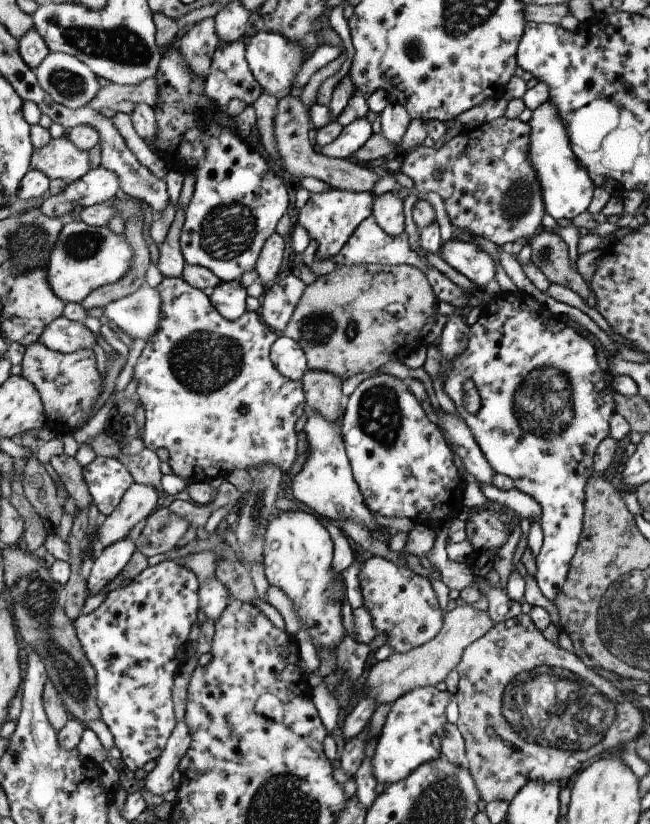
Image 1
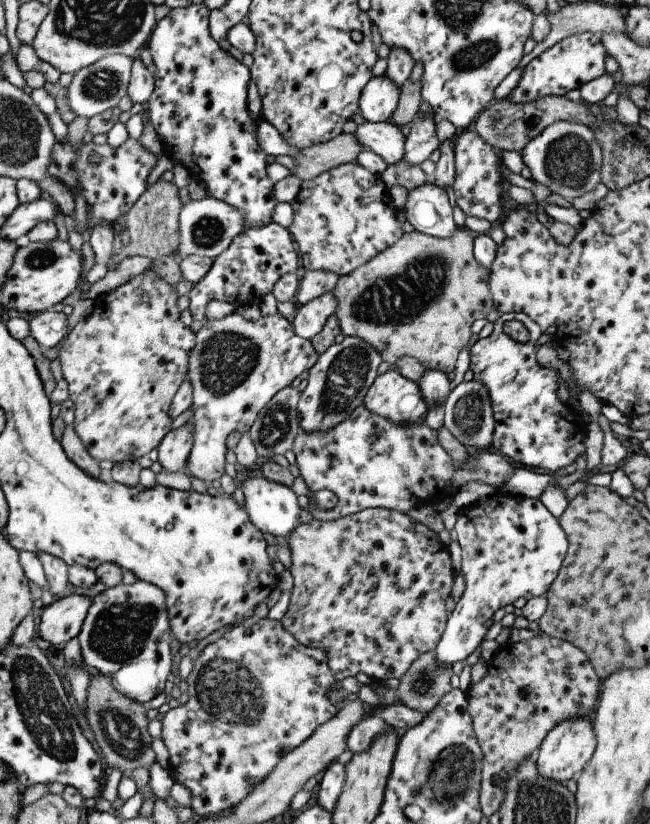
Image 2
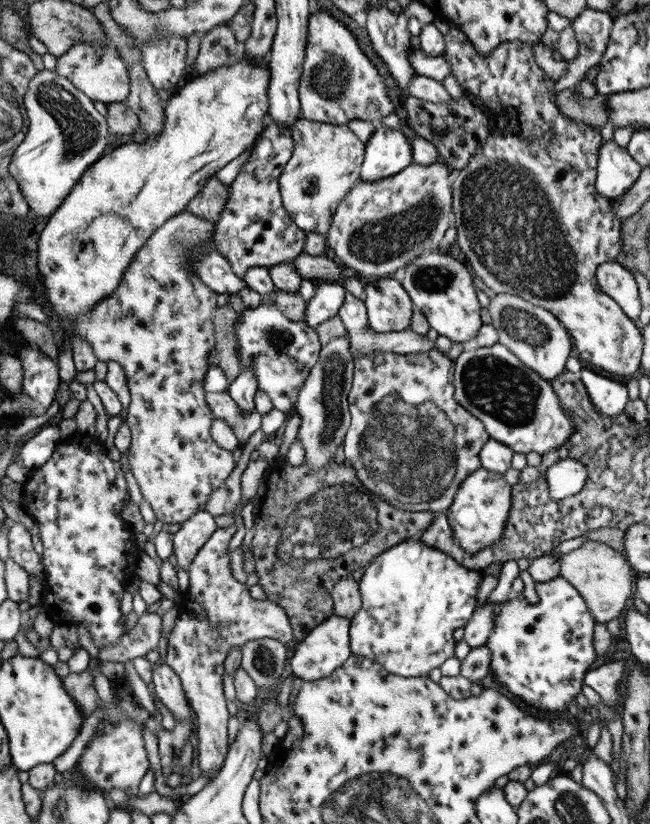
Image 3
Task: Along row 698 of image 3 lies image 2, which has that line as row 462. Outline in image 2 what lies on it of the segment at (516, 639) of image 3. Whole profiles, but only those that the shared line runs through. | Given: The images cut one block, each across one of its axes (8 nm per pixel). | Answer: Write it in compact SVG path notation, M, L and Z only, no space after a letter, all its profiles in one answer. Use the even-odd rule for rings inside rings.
M503 313L494 323L493 332L487 338L474 337L468 347L471 358L469 376L485 384L493 406L495 418L491 446L512 462L529 469L555 473L570 466L585 452L587 423L568 403L559 400L558 374L553 366L542 368L536 361L536 341L541 328L524 313ZM506 320L519 320L528 329L530 339L526 343L514 341L502 328Z

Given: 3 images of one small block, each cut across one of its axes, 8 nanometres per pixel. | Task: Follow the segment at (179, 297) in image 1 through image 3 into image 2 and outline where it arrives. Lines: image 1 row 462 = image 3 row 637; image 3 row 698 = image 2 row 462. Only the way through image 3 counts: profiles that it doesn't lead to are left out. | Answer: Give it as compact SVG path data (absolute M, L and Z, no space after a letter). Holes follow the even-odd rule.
M234 312L220 320L205 321L204 327L195 334L196 344L190 351L187 370L187 378L193 384L191 407L194 409L194 415L189 421L195 426L195 431L193 447L184 471L190 477L211 483L225 474L228 435L234 431L241 434L249 431L262 407L266 406L277 392L298 378L304 370L309 370L317 361L319 354L311 340L300 338L293 331L291 320L281 314L260 316L256 321L250 322Z

